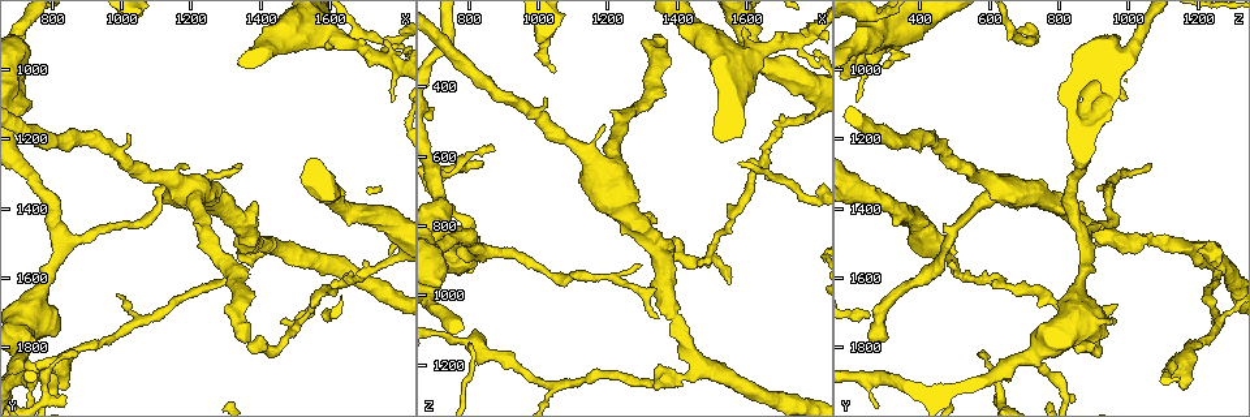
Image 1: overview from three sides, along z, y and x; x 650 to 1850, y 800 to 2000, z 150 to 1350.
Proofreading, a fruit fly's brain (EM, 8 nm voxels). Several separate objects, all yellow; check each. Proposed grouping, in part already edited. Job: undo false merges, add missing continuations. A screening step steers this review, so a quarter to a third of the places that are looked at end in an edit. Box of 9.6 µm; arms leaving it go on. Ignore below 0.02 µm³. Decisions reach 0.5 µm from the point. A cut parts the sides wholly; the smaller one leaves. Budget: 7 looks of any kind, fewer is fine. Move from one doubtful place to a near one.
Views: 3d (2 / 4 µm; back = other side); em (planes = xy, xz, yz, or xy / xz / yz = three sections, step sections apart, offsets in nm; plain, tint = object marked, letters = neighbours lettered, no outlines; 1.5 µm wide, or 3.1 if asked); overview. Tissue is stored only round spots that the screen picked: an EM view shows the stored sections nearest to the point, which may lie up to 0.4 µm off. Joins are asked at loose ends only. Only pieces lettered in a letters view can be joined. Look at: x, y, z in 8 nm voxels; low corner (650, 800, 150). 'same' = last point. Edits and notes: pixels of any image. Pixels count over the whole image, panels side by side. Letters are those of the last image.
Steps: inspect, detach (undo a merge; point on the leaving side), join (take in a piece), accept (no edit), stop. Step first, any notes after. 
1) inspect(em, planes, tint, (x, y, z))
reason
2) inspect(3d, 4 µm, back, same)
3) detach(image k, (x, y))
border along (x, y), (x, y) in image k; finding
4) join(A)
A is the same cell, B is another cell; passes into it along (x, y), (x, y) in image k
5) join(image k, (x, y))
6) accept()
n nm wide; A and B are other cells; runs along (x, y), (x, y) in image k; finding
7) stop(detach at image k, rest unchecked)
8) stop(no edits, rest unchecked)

inspect(3d, 4 µm, (1760, 920, 240))
free end

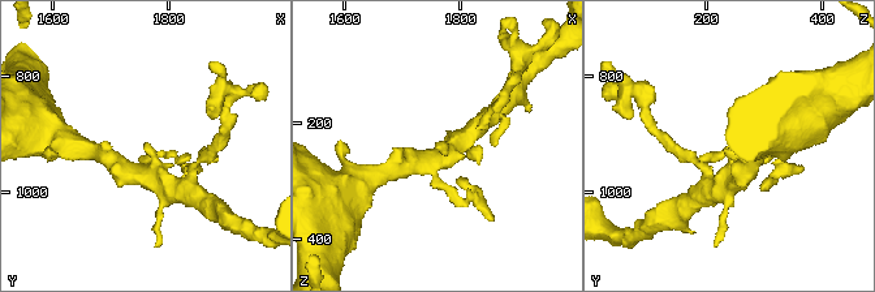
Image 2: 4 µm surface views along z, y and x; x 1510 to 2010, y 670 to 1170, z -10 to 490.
inspect(em, yz, step 4, letters, (1760, 915, 235))
shape alone is not enough

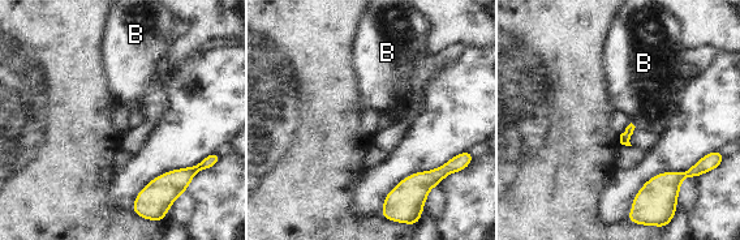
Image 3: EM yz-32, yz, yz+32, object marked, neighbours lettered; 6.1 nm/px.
inspect(em, planes, letters, same)

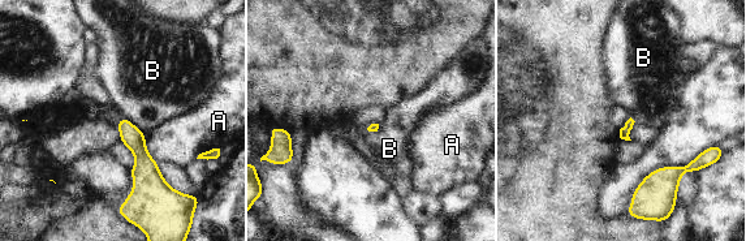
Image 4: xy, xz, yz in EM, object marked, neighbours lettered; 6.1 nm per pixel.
accept()
A and B are other cells; border along (121, 116), (128, 119), (146, 136) in image 4; no lettered piece goes on from it

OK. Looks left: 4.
inspect(3d, 4 µm, (780, 1910, 620))
sharp bend

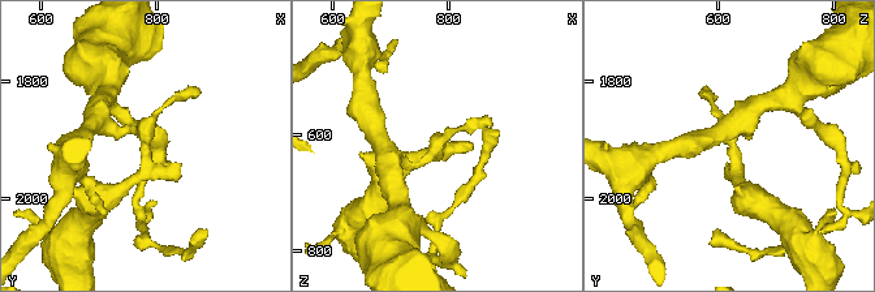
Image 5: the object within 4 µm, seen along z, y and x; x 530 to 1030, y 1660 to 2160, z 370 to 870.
inspect(em, xy, step 8, letters, (775, 1900, 615))

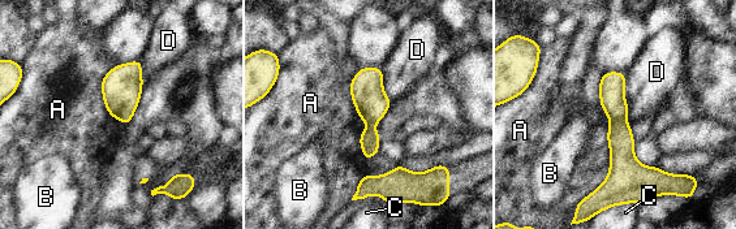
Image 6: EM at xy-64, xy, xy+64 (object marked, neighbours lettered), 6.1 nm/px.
detach(image 6, (620, 141))
160 nm wide; A, B, C and D are other cells; border along (618, 119), (611, 122) in image 6; two cells meet here

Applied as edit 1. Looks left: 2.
stop(detach at image 6, rest unchecked)

